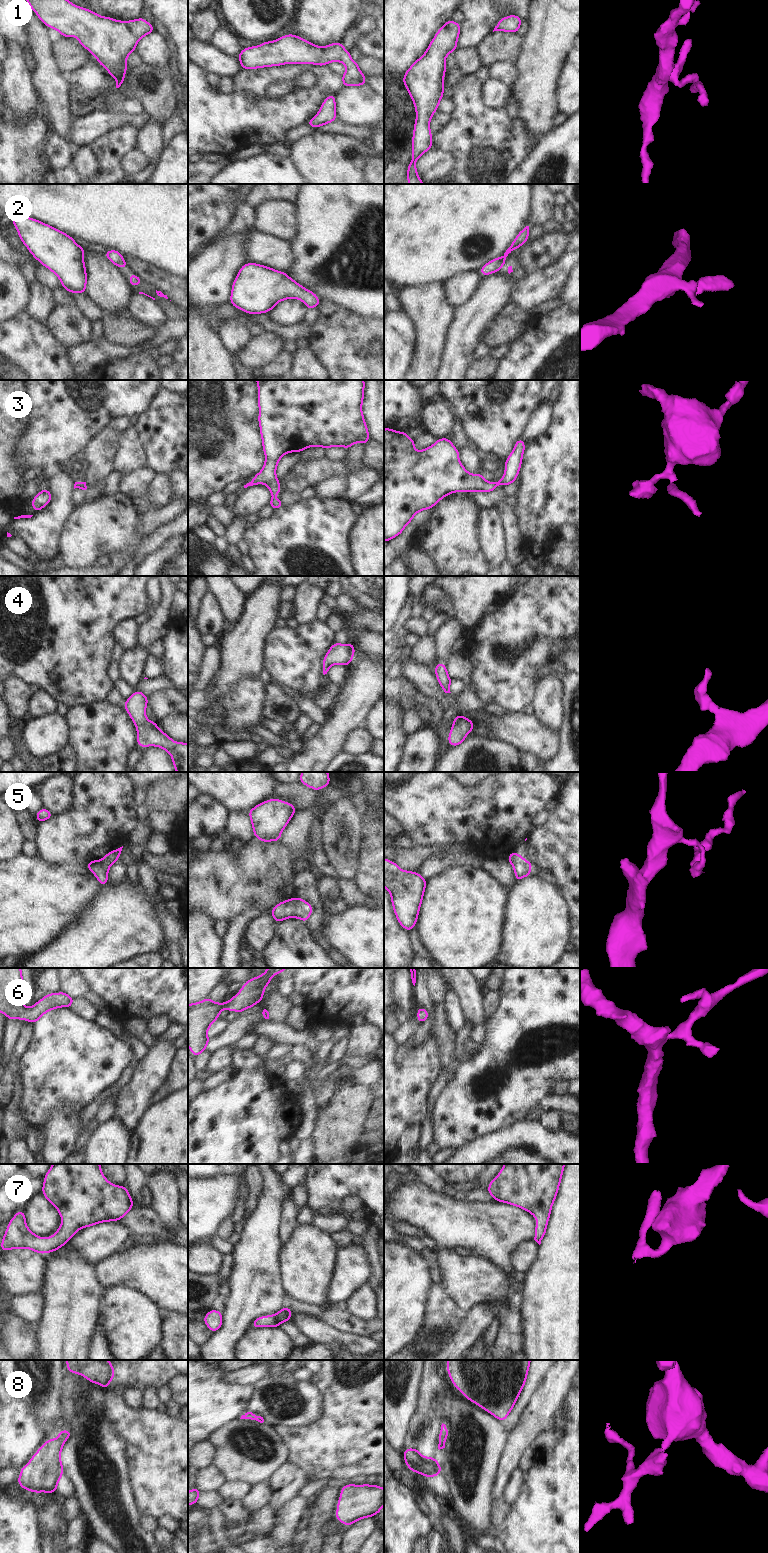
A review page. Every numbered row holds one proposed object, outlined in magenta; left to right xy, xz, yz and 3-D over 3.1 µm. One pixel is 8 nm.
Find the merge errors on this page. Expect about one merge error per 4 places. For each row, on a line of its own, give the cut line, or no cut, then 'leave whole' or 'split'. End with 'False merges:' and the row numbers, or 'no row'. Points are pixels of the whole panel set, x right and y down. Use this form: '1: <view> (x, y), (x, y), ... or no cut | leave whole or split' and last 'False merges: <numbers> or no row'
1: no cut | leave whole
2: no cut | leave whole
3: no cut | leave whole
4: no cut | leave whole
5: no cut | leave whole
6: no cut | leave whole
7: no cut | leave whole
8: no cut | leave whole
False merges: no row

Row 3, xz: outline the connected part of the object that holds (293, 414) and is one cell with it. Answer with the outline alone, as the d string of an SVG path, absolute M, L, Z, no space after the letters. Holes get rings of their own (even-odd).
M256 380L260 435L265 454L262 470L244 485L244 488L260 483L271 491L269 505L273 510L284 506L274 496L281 493L276 468L283 455L302 452L308 447L345 447L354 443L366 444L369 431L362 413L364 380Z

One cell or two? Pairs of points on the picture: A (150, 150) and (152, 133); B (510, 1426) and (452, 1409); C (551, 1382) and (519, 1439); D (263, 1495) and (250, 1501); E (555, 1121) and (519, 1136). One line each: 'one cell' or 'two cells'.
A: one cell
B: two cells
C: one cell
D: one cell
E: two cells

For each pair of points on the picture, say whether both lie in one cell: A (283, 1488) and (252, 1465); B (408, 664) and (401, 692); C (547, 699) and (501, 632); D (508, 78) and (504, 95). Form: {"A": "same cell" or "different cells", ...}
{"A": "different cells", "B": "different cells", "C": "different cells", "D": "different cells"}

